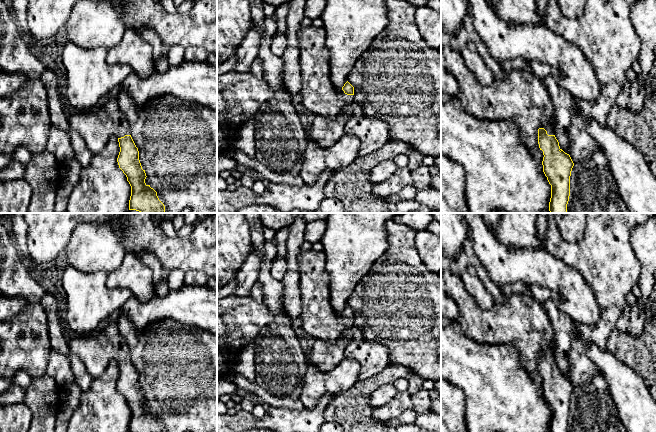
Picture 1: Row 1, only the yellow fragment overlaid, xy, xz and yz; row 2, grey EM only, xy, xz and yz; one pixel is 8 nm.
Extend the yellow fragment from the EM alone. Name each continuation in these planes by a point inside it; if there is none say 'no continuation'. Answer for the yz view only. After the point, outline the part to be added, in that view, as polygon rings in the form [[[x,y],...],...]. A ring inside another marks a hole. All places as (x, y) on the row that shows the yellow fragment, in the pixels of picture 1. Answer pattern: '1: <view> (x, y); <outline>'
1: yz (549, 127); [[[553,115],[550,122],[544,127],[548,135],[554,135],[554,124],[555,124],[555,117]]]

